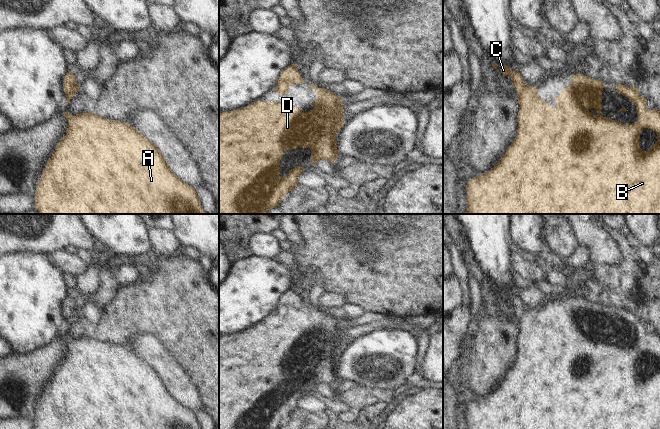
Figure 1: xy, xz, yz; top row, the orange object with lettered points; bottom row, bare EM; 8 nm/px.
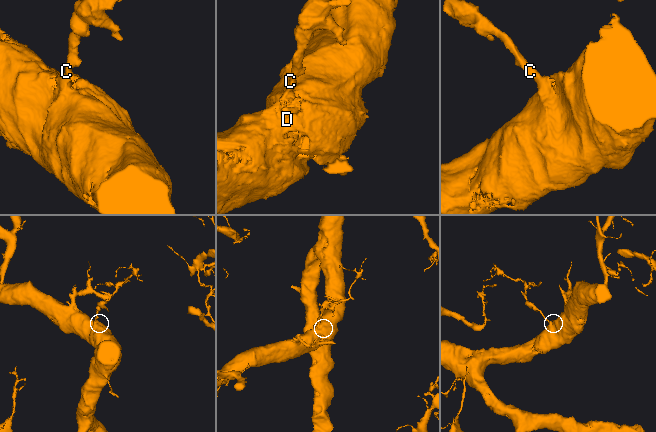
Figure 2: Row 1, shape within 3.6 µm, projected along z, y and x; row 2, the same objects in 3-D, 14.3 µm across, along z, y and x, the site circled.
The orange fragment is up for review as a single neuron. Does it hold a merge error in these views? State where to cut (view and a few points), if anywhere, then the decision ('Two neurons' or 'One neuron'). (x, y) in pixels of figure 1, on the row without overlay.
No split. One neuron.

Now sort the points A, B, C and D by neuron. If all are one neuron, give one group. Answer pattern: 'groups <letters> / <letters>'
groups A B C D

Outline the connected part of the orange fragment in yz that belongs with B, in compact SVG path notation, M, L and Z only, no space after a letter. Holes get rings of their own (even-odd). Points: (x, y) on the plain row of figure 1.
M504 289L500 293L501 297L508 299L512 303L512 308L518 319L520 328L518 341L517 359L508 371L498 387L485 397L477 397L475 401L467 406L467 429L660 429L660 334L655 331L653 334L648 333L646 322L640 317L639 313L632 307L631 311L623 308L617 308L615 313L623 320L628 321L634 326L637 334L638 345L634 347L621 347L617 344L609 343L600 339L602 315L605 310L602 304L594 303L583 298L571 298L571 308L566 310L555 322L555 331L550 331L537 318L535 310L527 310L519 295L514 295ZM644 352L651 353L657 358L657 365L647 375L639 370L639 359Z

